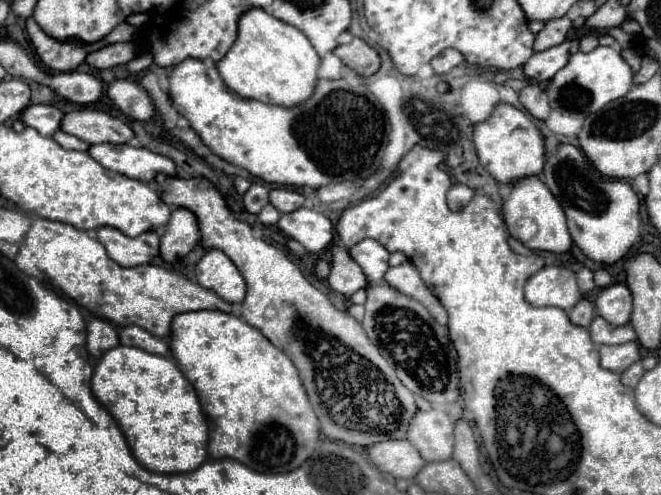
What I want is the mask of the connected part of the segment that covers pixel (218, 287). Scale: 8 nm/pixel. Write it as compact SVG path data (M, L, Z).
M219 249L207 251L195 267L197 283L215 291L227 303L241 303L245 299L245 279L233 261Z

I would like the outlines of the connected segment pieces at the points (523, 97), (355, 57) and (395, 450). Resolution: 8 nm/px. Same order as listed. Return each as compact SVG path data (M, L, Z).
M527 85L525 89L521 89L519 93L519 101L521 105L535 117L535 119L547 119L549 117L549 101L543 89L539 89L537 85Z
M353 39L347 45L339 45L333 51L349 69L353 69L355 73L369 77L379 69L379 55L375 49L371 49L365 41L361 39Z
M383 441L371 445L367 453L379 471L395 479L413 479L425 467L425 459L409 441Z

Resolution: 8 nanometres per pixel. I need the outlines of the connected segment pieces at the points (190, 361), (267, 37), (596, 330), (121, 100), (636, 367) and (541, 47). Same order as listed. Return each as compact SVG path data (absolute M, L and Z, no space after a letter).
M191 311L191 313L181 313L173 319L171 323L171 337L169 337L169 347L171 347L171 355L175 357L179 369L185 373L185 377L189 379L189 383L195 387L197 395L199 395L199 401L201 401L201 407L207 415L207 423L209 423L209 445L207 445L207 451L209 451L209 457L211 459L235 459L235 461L241 461L243 465L249 465L249 469L253 471L259 471L259 473L289 473L293 469L299 469L313 453L317 441L319 441L319 421L317 421L317 415L313 413L313 407L309 405L309 399L307 399L307 393L305 393L305 387L299 379L299 373L295 369L295 365L289 361L289 357L273 347L263 335L259 329L247 325L245 319L237 317L237 315L229 315L229 313L221 313L221 311Z
M249 9L239 19L239 35L229 53L217 63L217 71L221 73L225 85L239 93L241 97L253 97L255 101L265 101L269 105L301 105L313 95L313 85L317 85L317 69L319 69L319 55L309 43L309 39L293 25L265 13L263 9Z
M595 317L591 321L589 333L591 333L593 343L597 343L597 345L617 345L617 343L627 343L627 341L635 341L637 339L631 325L613 327L603 317Z
M115 79L107 87L109 99L131 119L147 121L153 115L153 103L145 89L127 79Z
M637 361L637 363L633 363L627 371L623 371L621 373L621 383L623 385L627 385L627 387L635 387L637 383L639 383L639 379L643 377L643 367L641 367L641 361Z
M559 17L559 19L551 19L545 23L545 27L535 35L535 51L545 51L549 47L561 45L567 39L567 31L571 27L569 17Z

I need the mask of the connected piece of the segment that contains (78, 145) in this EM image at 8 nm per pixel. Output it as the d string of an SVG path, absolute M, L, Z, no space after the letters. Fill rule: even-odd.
M57 131L53 133L53 139L63 147L63 149L77 149L77 151L87 151L89 149L89 143L69 135L69 133L63 133L63 131Z

